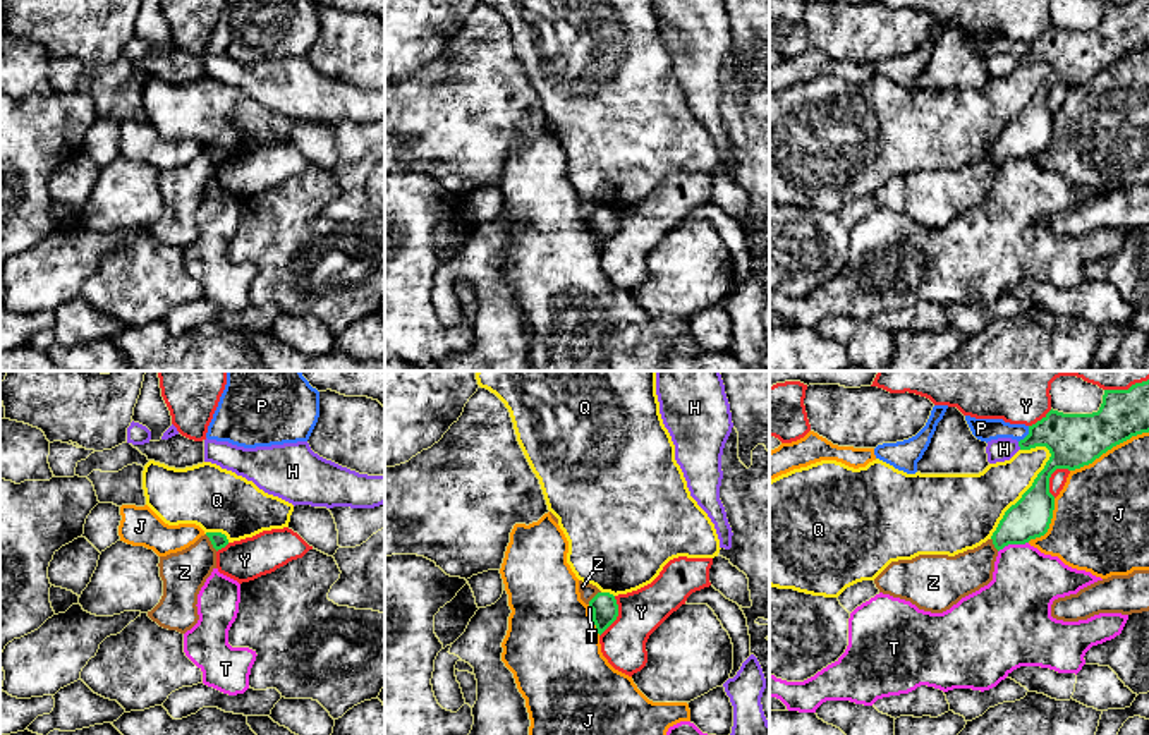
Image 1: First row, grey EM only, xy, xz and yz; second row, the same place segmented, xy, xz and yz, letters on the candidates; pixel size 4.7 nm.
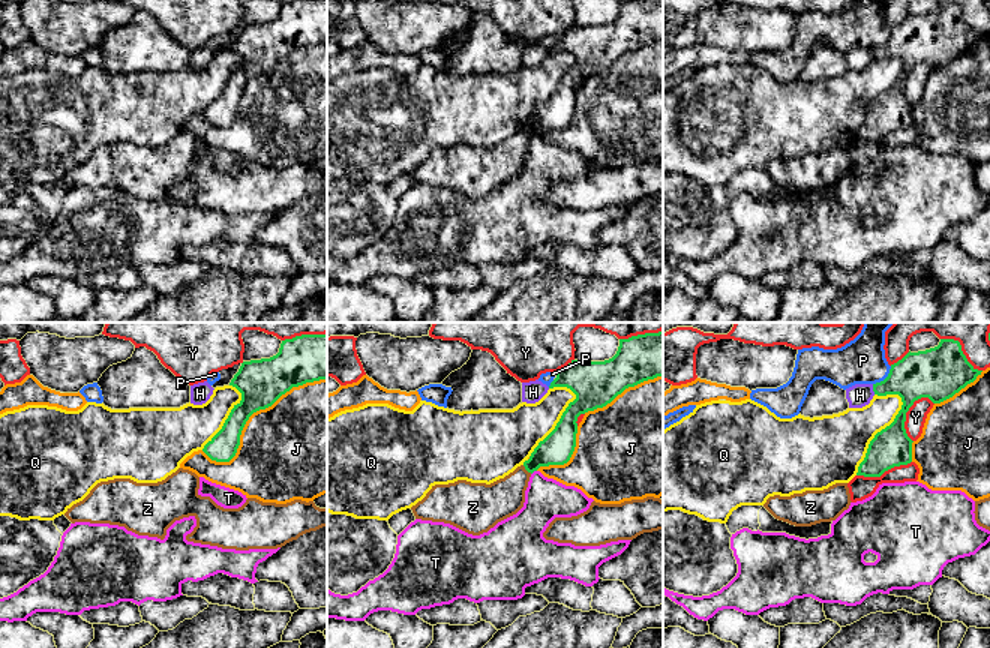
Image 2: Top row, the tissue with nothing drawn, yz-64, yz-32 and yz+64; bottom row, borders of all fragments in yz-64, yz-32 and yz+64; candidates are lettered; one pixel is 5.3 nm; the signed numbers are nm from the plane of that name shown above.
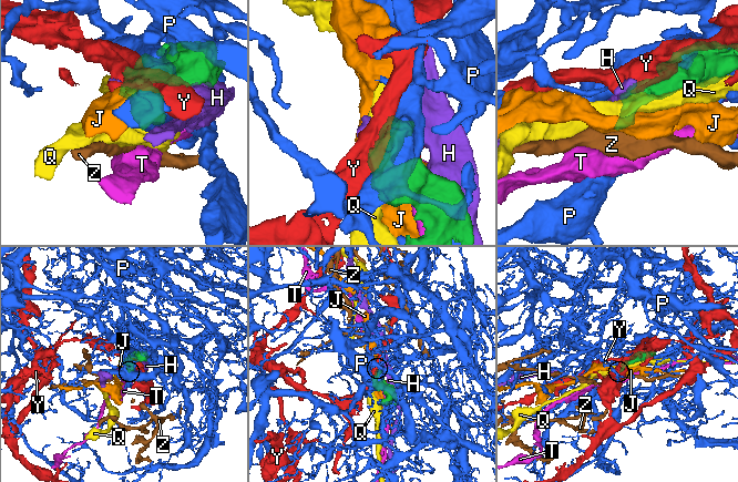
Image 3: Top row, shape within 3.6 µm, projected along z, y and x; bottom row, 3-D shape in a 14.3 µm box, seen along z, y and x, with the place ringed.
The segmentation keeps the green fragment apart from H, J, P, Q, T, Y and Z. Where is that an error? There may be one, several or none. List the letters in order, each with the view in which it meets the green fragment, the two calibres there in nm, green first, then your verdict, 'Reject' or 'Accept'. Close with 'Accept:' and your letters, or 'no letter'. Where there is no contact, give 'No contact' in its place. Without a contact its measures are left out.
H: Touches green in yz. Thickness 240 nm (green) against 110 nm. Reject
J: Touches green in yz. Thickness 260 nm (green) against 400 nm. Reject
P: Touches green in yz. Thickness 260 nm (green) against 110 nm. Reject
Q: Touches green in yz. Thickness 190 nm (green) against 280 nm. Reject
T: Touches green in yz. Thickness 190 nm (green) against 320 nm. Reject
Y: Touches green in yz. Thickness 260 nm (green) against 80 nm. Reject
Z: Touches green in xy. Thickness 70 nm (green) against 200 nm. Reject
Accept: no letter

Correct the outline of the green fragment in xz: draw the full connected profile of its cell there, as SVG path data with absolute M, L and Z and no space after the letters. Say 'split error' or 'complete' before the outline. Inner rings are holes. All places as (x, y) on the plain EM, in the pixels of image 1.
complete; M598 208L591 216L589 223L593 225L593 237L598 249L601 251L618 232L618 220L613 210Z

